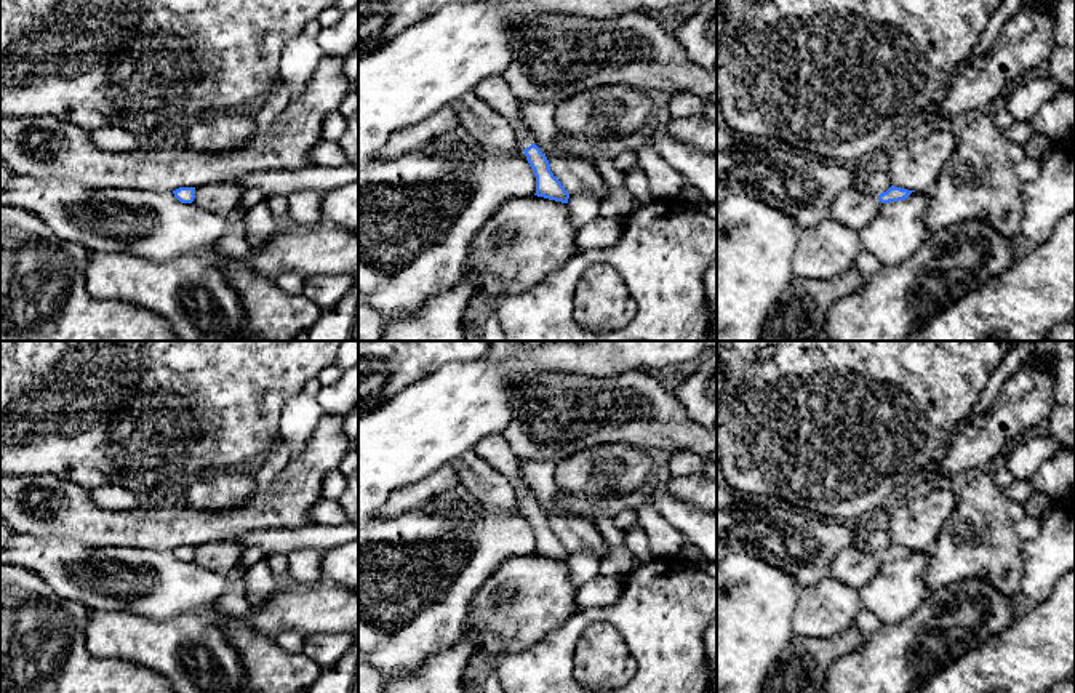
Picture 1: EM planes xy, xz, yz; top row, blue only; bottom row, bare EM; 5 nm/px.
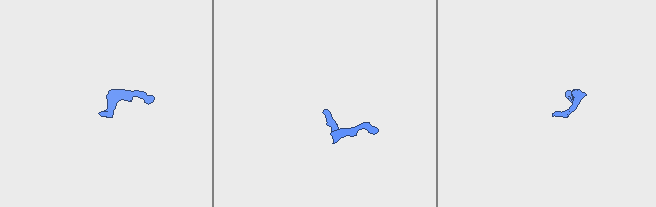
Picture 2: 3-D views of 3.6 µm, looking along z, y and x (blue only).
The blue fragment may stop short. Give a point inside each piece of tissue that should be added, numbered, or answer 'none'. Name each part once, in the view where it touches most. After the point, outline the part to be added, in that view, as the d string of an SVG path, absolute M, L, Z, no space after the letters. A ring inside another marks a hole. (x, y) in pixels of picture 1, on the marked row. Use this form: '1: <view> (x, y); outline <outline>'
1: xz (495, 92); outline M501 75L482 80L474 93L510 123L522 147L534 144L531 133L522 122L520 101Z

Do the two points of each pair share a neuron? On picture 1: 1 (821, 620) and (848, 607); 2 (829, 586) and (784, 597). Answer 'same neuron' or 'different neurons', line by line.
1: same neuron
2: different neurons

